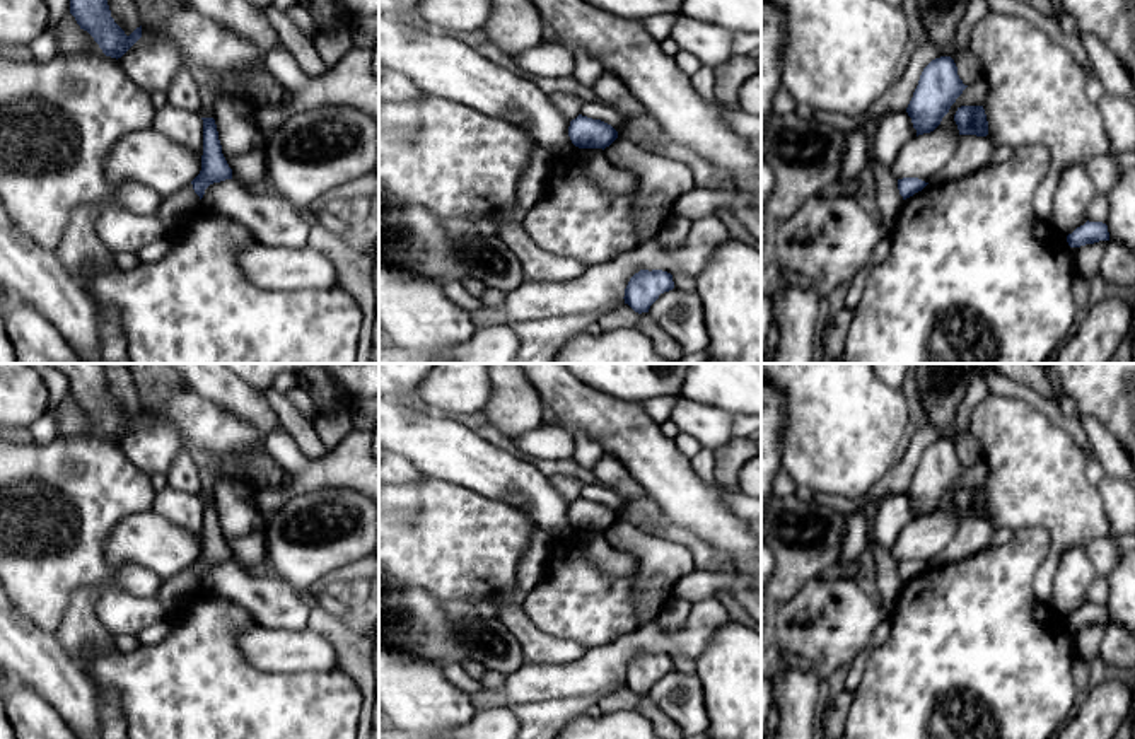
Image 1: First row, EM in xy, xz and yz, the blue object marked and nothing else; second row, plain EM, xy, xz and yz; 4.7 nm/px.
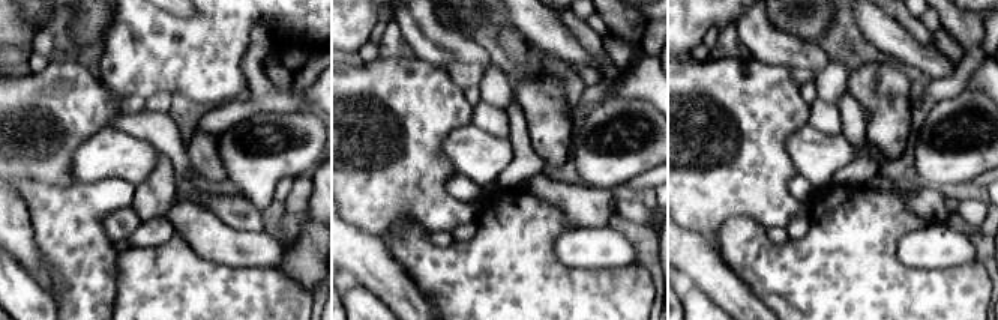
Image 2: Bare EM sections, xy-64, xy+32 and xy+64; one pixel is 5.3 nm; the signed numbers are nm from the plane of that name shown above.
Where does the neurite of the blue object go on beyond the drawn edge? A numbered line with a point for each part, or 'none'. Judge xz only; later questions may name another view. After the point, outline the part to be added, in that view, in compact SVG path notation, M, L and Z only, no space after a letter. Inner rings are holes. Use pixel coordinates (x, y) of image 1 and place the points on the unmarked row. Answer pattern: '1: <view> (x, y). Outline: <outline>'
none

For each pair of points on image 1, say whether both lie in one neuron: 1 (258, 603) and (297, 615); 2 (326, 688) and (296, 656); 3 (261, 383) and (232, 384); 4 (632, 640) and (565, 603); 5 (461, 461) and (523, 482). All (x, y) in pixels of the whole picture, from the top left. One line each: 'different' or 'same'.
1: same
2: different
3: different
4: different
5: same

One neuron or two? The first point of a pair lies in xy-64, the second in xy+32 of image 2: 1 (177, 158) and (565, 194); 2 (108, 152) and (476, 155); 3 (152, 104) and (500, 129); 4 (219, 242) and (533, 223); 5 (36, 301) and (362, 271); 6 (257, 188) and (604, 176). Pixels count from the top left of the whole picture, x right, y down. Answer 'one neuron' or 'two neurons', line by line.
1: one neuron
2: one neuron
3: two neurons
4: two neurons
5: two neurons
6: one neuron

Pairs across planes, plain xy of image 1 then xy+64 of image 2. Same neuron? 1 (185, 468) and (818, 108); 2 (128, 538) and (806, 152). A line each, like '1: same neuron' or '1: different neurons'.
1: different neurons
2: same neuron

